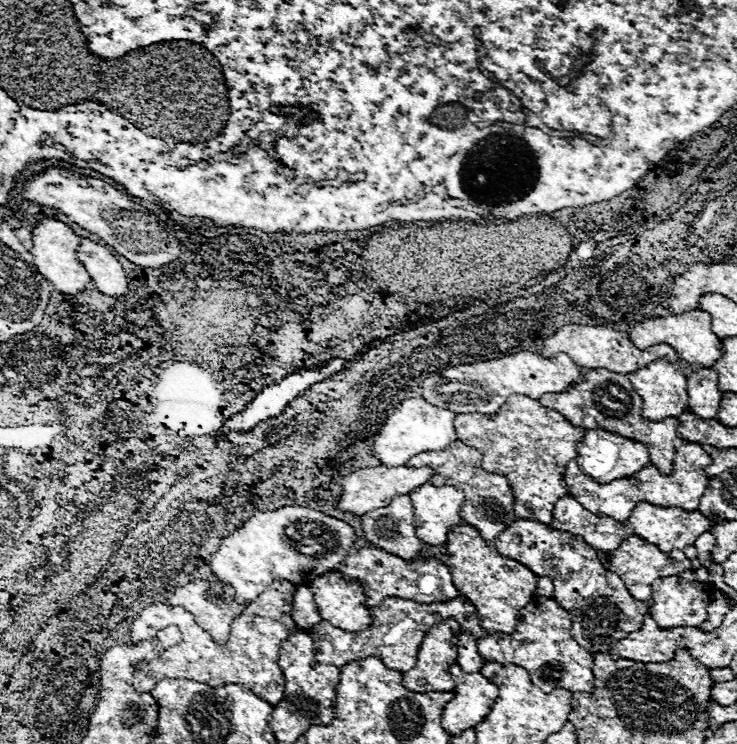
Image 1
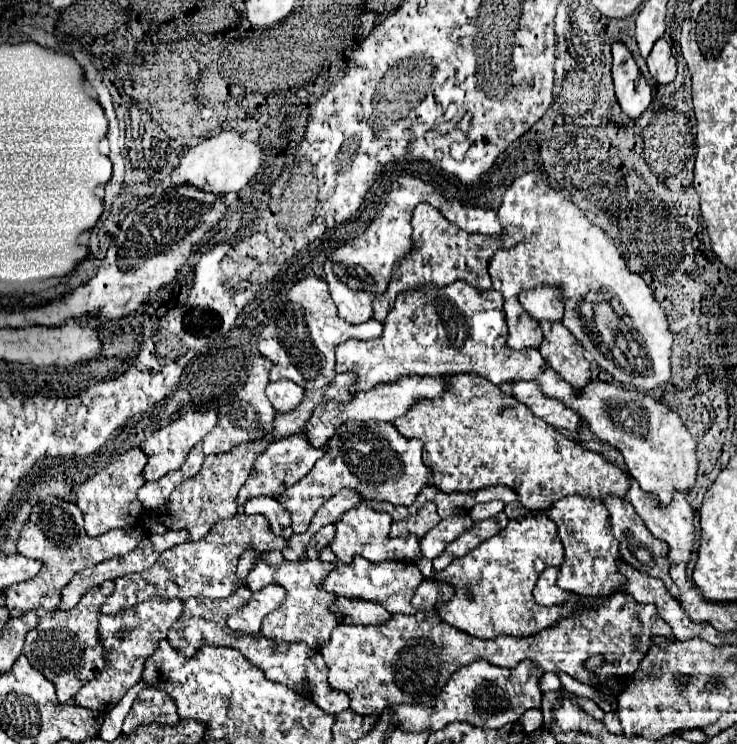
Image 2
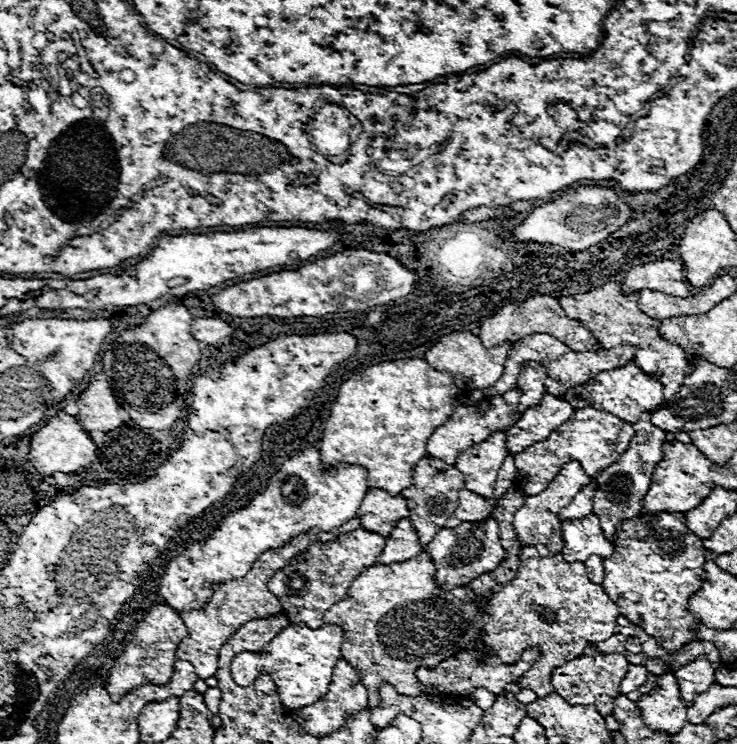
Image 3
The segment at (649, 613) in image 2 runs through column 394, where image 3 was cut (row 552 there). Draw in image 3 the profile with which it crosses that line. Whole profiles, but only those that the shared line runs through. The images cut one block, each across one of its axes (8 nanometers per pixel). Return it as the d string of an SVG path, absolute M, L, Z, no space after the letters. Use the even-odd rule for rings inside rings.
M656 512L624 520L616 526L614 548L612 558L604 558L606 574L602 586L618 604L620 614L654 636L670 652L696 640L690 628L700 620L686 610L686 602L702 586L706 556L702 540L684 524L684 514Z

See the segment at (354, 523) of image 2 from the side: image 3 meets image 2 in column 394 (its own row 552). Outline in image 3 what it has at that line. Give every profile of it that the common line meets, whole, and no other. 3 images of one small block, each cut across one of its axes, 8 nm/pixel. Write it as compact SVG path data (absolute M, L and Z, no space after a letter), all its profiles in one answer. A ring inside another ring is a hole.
M566 462L564 468L556 474L556 478L546 486L546 490L538 496L528 496L524 506L516 510L514 514L514 528L518 532L518 540L522 542L522 546L526 544L532 544L536 546L538 554L540 556L552 556L552 554L560 554L562 552L562 546L564 546L564 540L562 540L562 528L560 528L560 522L556 518L556 514L568 506L572 502L572 498L584 488L590 484L590 476L582 470L580 462Z

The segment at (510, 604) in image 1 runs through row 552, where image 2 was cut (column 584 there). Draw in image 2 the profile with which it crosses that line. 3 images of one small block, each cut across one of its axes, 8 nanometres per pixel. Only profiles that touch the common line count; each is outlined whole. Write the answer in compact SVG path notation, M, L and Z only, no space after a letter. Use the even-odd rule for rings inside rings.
M466 372L466 374L448 374L448 392L444 392L444 396L442 396L440 400L418 400L416 404L412 404L412 408L410 408L404 416L392 420L392 424L394 424L394 428L396 428L402 436L420 438L420 440L424 442L422 460L424 460L424 464L432 470L432 478L434 478L432 484L434 484L438 490L442 490L442 492L476 492L476 490L482 490L482 488L490 488L490 486L496 486L496 484L504 484L504 486L512 488L512 490L520 496L520 504L522 504L524 508L528 508L528 510L546 510L546 508L550 508L554 502L558 502L562 496L578 494L578 496L582 496L582 498L592 498L592 500L604 500L606 496L624 498L626 492L628 492L628 488L630 488L630 476L628 476L622 468L610 464L610 462L604 460L600 454L586 450L586 448L584 448L582 444L578 444L576 440L570 440L570 438L564 436L560 430L556 430L556 428L552 428L550 424L546 424L544 420L536 418L522 402L518 402L514 396L508 396L506 392L502 392L500 386L496 386L496 384L492 384L492 382L486 382L482 376L468 376L468 372Z

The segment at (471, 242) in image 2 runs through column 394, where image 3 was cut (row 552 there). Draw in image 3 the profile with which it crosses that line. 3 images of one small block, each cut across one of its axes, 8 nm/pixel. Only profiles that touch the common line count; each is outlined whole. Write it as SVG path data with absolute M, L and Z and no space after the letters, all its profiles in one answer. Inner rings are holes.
M358 518L348 520L344 526L332 530L332 532L310 532L310 534L298 534L296 538L292 538L290 544L284 544L276 550L264 552L256 564L252 564L252 570L248 570L246 576L236 578L236 580L228 580L228 582L218 582L212 584L212 598L206 602L204 610L194 610L188 614L180 614L186 628L188 628L188 636L180 642L176 656L182 660L192 662L198 678L206 680L210 676L216 674L216 660L218 660L218 650L222 648L222 644L226 644L226 640L246 622L256 620L256 618L266 618L272 614L280 614L282 612L282 604L280 600L268 592L266 582L270 580L270 576L274 576L284 564L290 564L290 560L300 552L306 550L310 542L328 542L330 538L336 538L338 534L350 532L360 528Z

